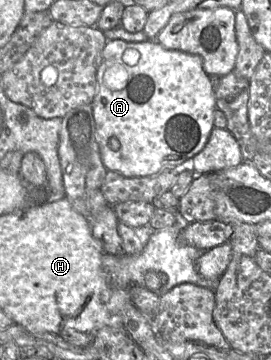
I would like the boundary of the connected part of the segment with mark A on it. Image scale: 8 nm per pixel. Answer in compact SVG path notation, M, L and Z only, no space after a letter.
M109 40L102 52L102 63L97 71L97 92L92 102L92 110L96 125L96 141L99 145L101 161L107 171L120 173L127 178L152 176L163 168L175 168L188 160L192 160L205 147L214 128L215 95L210 77L203 70L200 56L178 50L164 48L156 40L138 43L123 40Z

